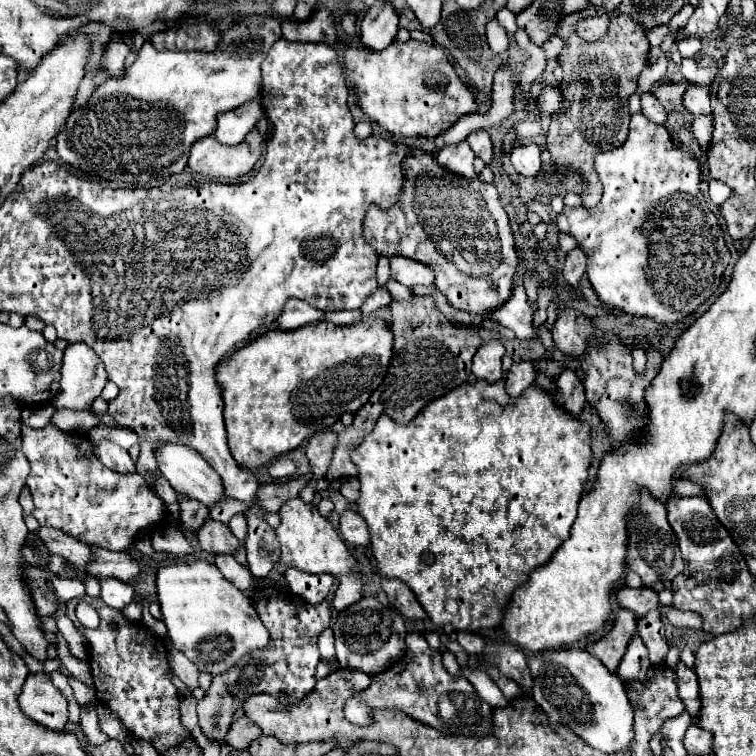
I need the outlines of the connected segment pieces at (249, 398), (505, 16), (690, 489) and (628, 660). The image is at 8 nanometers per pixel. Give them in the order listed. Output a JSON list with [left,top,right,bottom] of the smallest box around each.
[[217,317,393,471],[497,9,517,33],[673,481,703,495],[617,633,651,681]]

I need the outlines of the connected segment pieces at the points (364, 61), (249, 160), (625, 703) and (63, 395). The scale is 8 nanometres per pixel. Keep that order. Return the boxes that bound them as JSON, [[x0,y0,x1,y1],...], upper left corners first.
[[341,39,479,139],[189,129,263,181],[529,647,633,753],[53,343,107,411]]

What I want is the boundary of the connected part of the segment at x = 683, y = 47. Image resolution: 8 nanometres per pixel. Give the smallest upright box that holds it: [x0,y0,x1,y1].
[678,37,702,58]

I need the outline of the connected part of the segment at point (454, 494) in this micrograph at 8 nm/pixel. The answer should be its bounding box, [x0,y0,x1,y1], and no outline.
[351,379,591,633]

